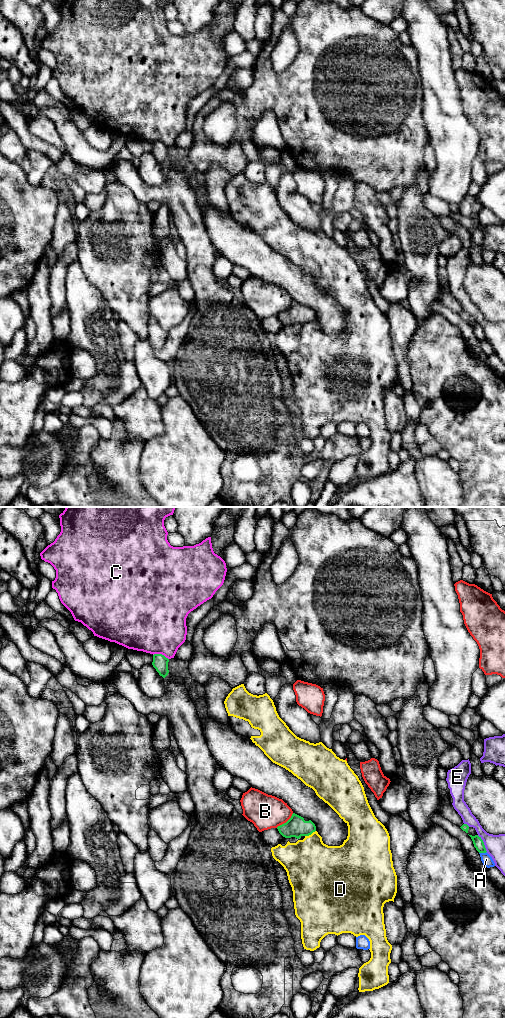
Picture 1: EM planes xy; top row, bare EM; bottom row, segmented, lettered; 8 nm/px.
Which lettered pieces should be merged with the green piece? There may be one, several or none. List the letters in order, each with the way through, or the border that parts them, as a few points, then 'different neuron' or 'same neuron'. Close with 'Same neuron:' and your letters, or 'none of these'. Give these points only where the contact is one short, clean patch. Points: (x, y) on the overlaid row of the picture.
A: different neuron
B: different neuron
C: border along xy (153, 654), (163, 654), (168, 659); different neuron
D: different neuron
E: different neuron
Same neuron: none of these

